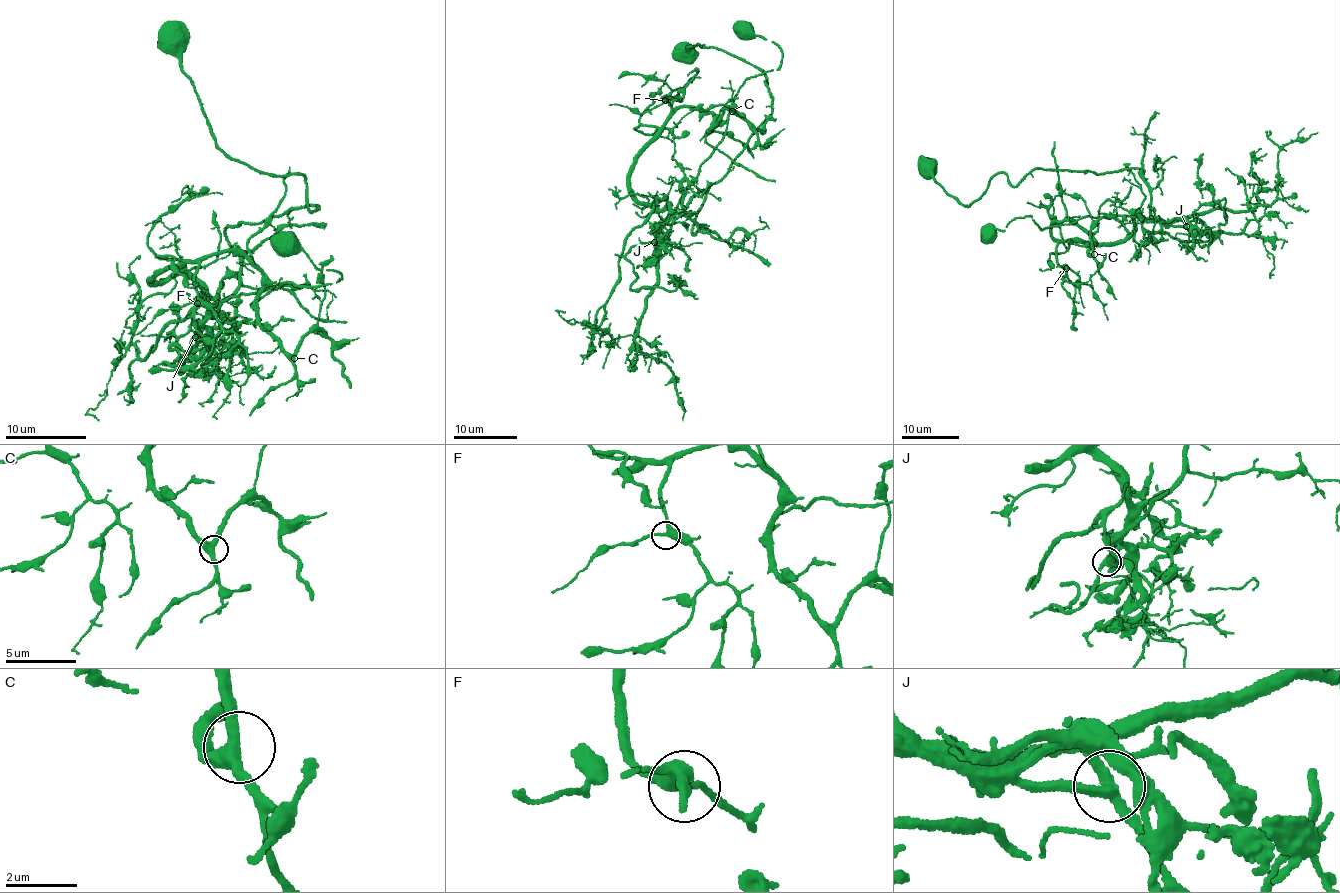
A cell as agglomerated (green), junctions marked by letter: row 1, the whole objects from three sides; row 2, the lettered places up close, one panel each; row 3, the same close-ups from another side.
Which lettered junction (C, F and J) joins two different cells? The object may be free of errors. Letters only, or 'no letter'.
J

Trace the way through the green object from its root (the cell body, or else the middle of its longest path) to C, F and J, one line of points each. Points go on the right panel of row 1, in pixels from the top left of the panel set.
C: (925, 169), (968, 205), (997, 173), (1015, 187), (1038, 168), (1143, 171), (1150, 218), (1098, 217), (1094, 254)
F: (925, 169), (968, 205), (997, 173), (1143, 171), (1148, 217), (1059, 244), (1066, 268)
J: (925, 169), (968, 205), (997, 173), (1015, 187), (1038, 168), (1096, 175), (1138, 168), (1152, 215), (1186, 226)

